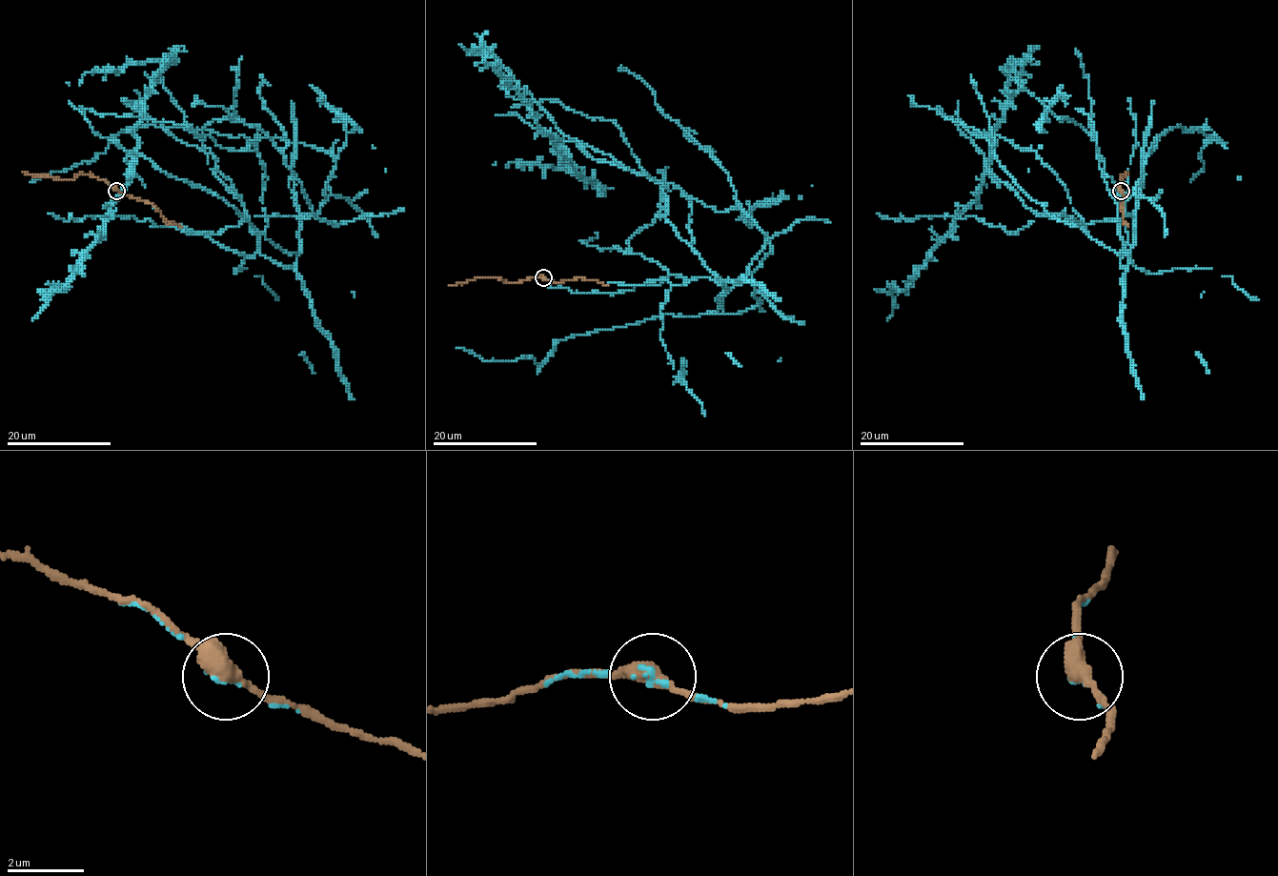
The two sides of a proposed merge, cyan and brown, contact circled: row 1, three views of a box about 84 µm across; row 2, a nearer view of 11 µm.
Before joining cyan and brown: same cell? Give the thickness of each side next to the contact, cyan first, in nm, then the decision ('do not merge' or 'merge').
calibres 110 and 400 nm; merge

